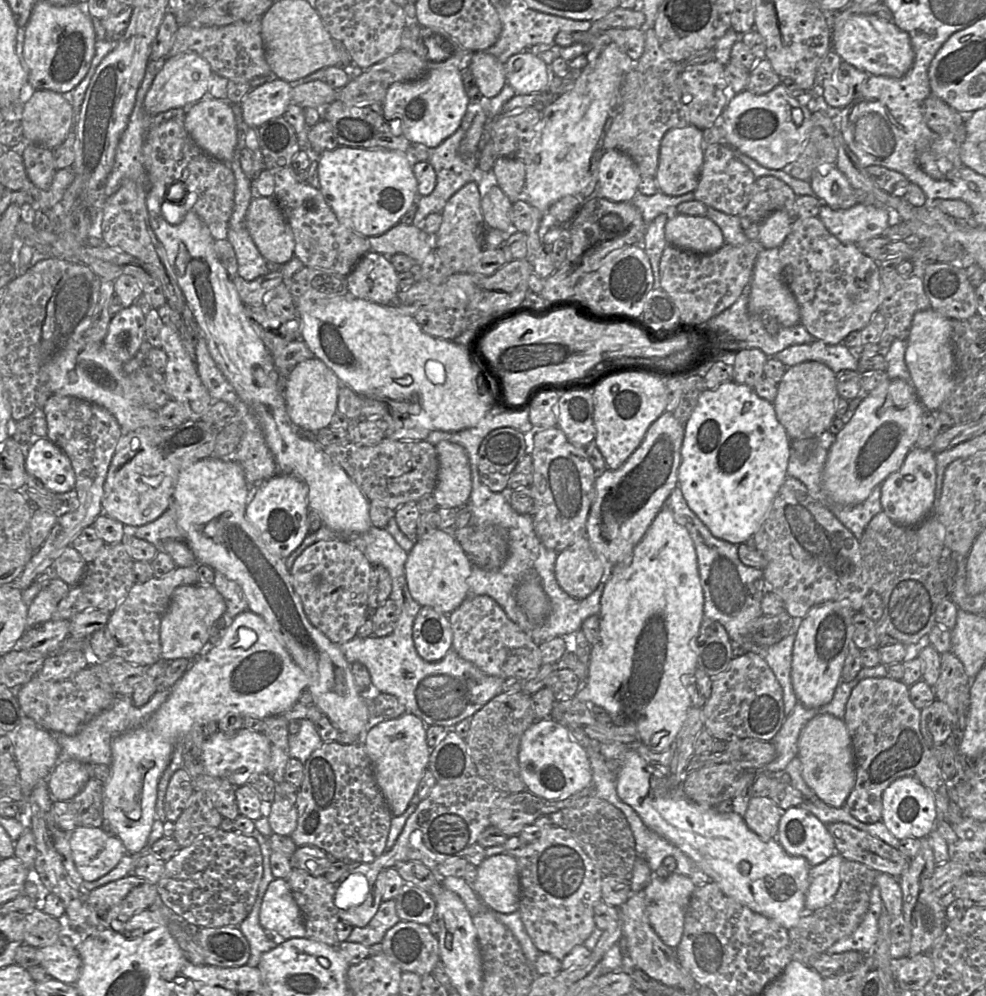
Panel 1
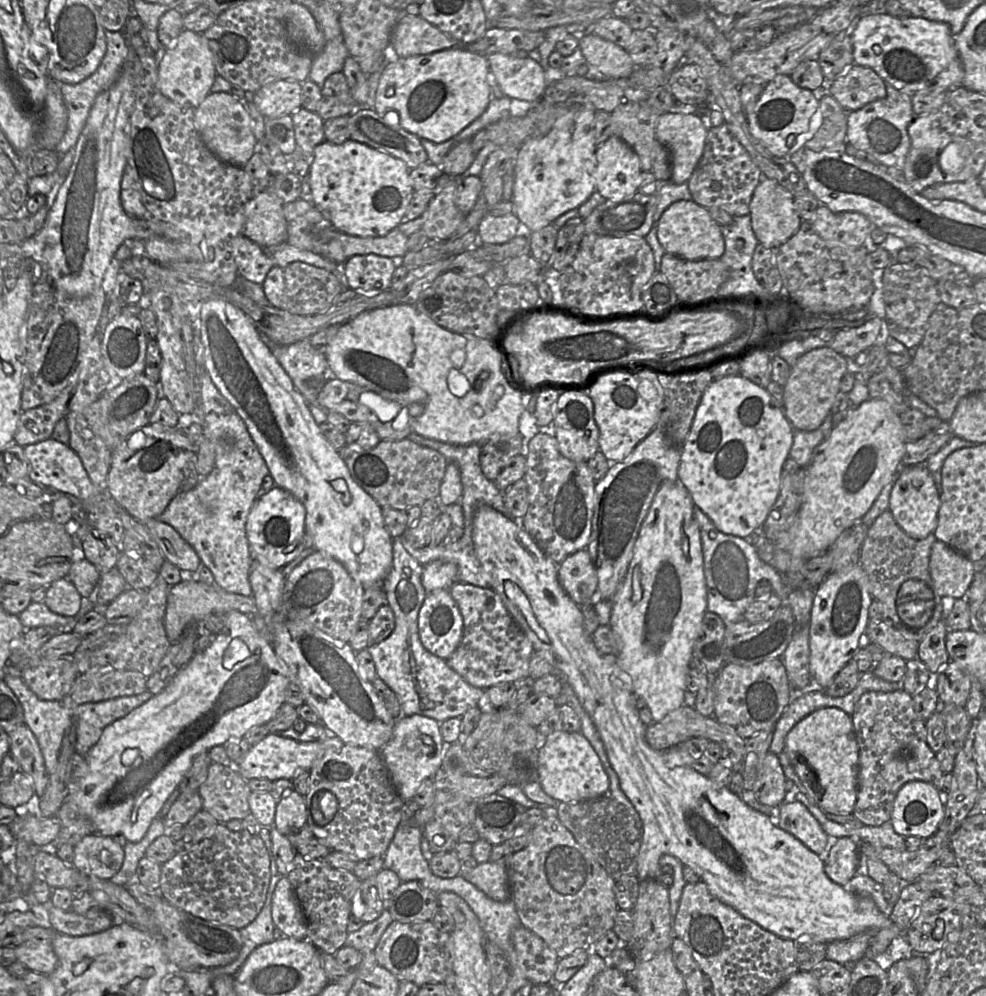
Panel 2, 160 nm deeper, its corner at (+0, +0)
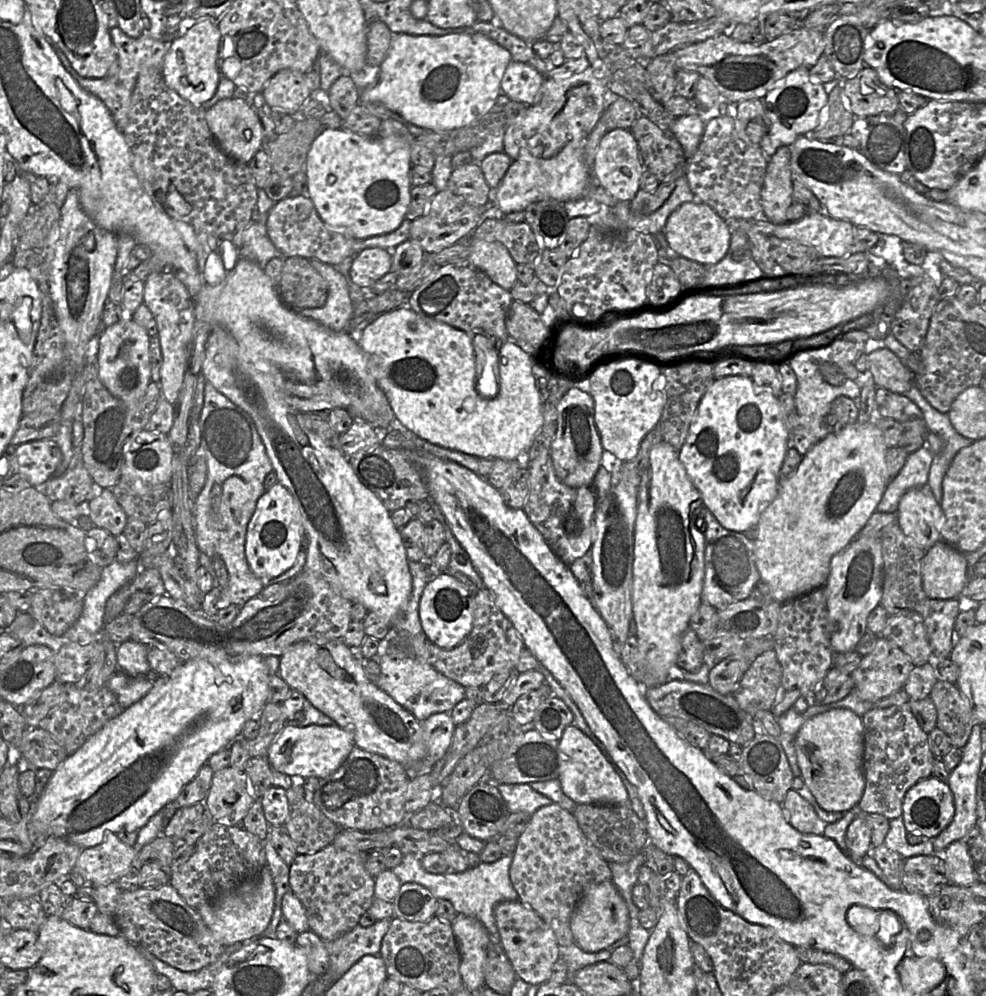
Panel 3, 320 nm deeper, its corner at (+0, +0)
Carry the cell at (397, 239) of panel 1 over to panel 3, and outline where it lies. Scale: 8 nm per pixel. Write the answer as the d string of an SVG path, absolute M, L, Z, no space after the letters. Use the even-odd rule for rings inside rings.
M307 195L286 197L276 202L269 212L267 234L282 253L283 258L299 256L315 258L323 263L338 265L354 255L354 242L358 241L338 230L329 228L320 218L313 201Z

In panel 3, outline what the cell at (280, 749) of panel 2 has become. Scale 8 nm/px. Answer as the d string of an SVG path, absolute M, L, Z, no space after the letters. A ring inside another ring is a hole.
M287 723L270 745L266 759L273 770L291 776L294 780L309 777L322 779L334 773L355 746L353 733L337 725L295 727Z

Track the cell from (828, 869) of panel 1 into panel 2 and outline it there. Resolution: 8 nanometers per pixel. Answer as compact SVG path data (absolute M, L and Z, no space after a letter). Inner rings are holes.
M848 837L839 838L824 861L824 871L836 884L846 886L860 865L859 844Z

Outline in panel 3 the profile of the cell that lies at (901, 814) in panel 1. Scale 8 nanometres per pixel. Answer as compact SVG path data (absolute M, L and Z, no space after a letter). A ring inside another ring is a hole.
M929 777L917 782L905 794L902 819L907 832L920 834L924 839L937 837L952 822L955 814L953 794L947 783Z

